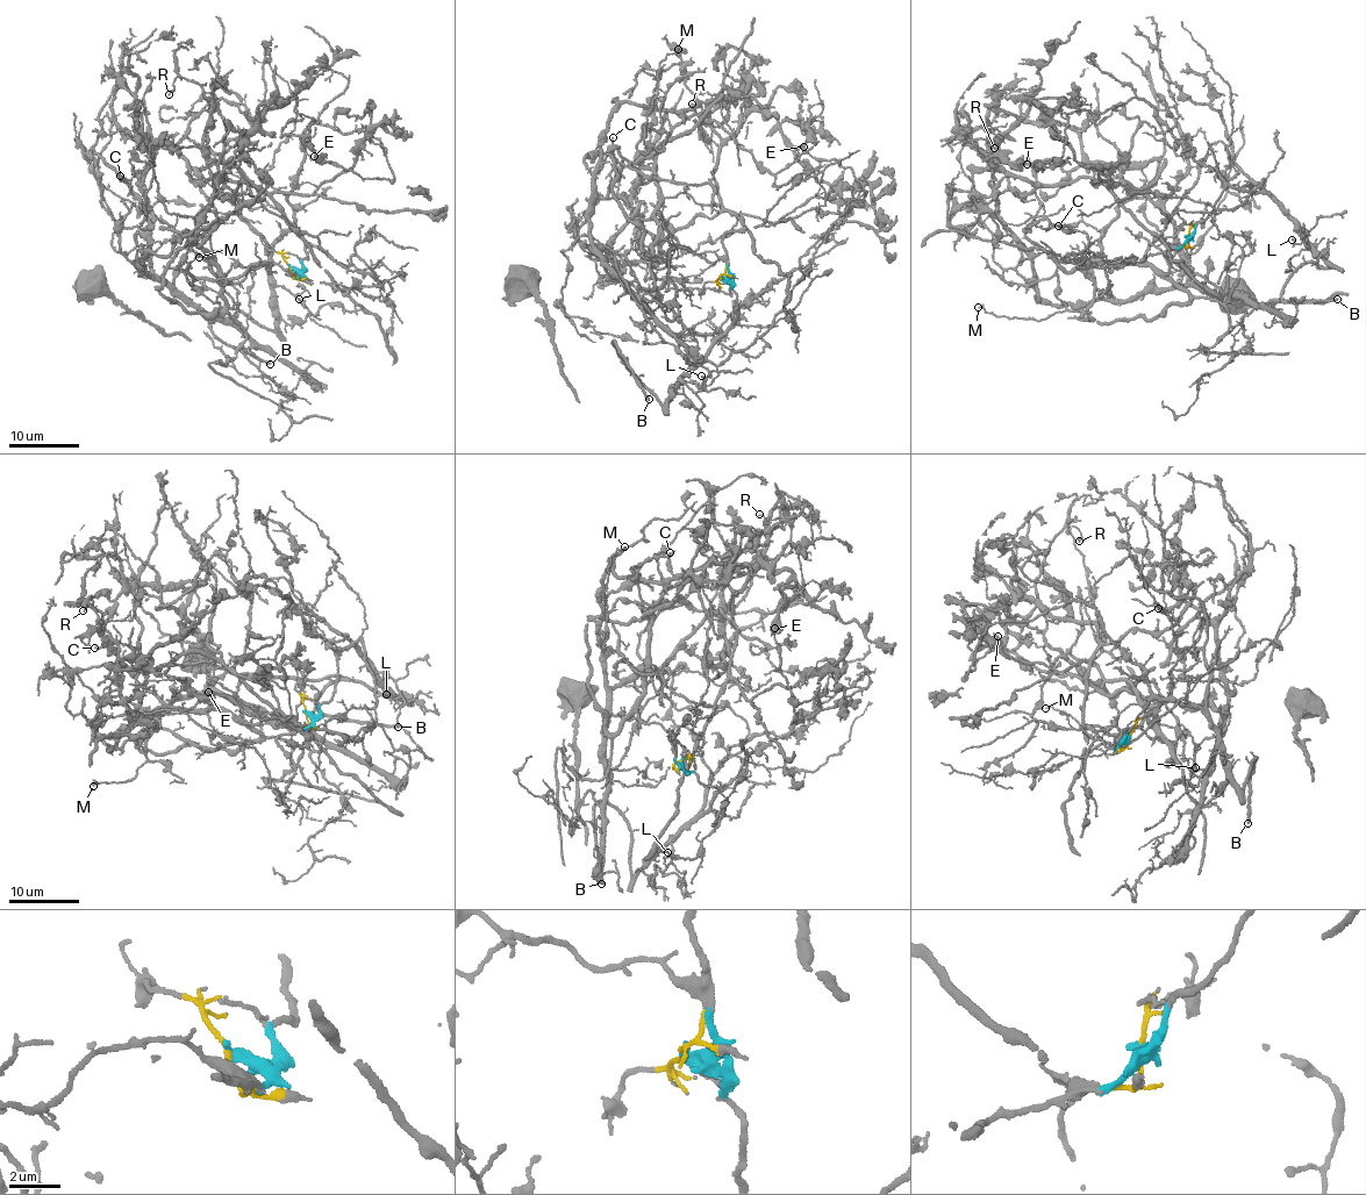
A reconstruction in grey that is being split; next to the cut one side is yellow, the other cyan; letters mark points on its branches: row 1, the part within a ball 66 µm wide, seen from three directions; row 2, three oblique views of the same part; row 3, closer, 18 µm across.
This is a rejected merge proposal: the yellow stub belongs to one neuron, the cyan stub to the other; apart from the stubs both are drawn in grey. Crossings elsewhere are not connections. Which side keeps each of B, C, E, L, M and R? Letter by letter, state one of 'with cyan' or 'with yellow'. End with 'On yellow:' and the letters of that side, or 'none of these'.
B: with cyan
C: with yellow
E: with cyan
L: with cyan
M: with yellow
R: with cyan
On yellow: C, M

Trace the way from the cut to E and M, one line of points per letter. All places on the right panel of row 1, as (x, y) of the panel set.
E: (1187, 238), (1223, 179), (1145, 100), (1066, 114), (1061, 156), (1041, 169), (1025, 164)
M: (1187, 238), (1188, 245), (1165, 243), (1164, 274), (1091, 259), (1058, 264), (1065, 309), (1045, 319), (978, 308)

